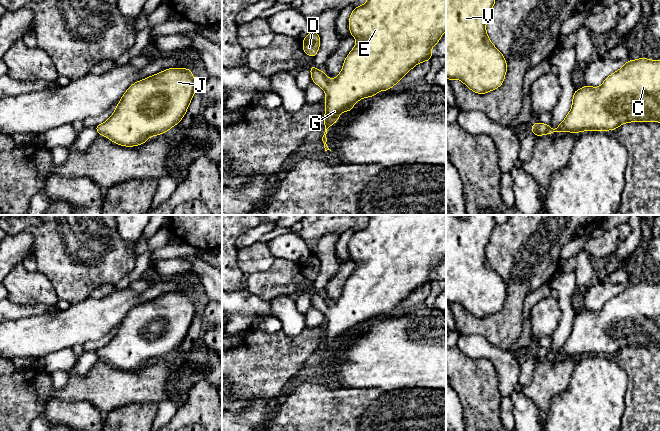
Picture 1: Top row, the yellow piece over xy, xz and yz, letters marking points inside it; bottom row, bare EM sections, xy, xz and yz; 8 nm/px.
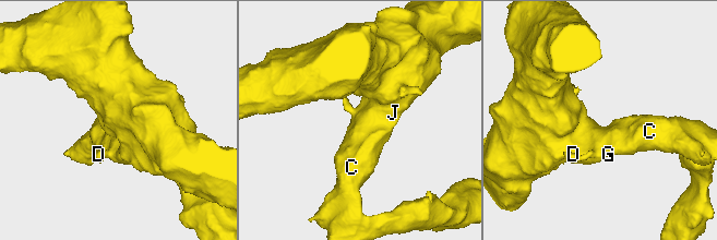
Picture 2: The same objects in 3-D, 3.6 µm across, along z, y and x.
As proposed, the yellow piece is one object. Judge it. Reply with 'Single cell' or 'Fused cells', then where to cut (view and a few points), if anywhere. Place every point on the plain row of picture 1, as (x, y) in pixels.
Single cell. No split

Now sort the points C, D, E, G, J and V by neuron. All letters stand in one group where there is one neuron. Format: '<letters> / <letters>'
C D E G J V

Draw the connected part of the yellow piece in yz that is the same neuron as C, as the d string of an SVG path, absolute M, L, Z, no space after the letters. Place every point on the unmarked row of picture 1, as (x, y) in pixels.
M641 281L629 284L615 297L608 300L600 311L585 309L575 314L571 335L559 350L552 354L549 348L533 347L531 356L537 361L556 356L616 354L628 346L660 346L660 284Z

